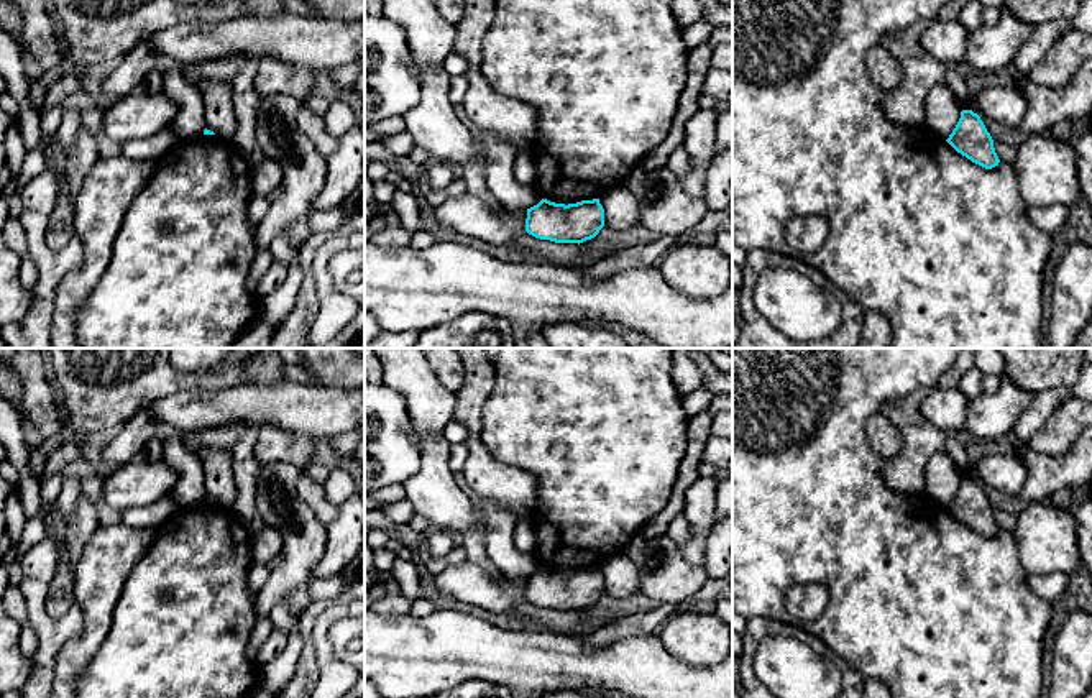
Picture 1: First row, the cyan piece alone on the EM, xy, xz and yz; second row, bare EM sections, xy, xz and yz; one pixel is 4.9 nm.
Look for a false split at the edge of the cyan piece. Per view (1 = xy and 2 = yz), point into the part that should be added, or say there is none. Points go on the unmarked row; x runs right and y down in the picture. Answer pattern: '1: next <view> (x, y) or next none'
1: next none
2: next none

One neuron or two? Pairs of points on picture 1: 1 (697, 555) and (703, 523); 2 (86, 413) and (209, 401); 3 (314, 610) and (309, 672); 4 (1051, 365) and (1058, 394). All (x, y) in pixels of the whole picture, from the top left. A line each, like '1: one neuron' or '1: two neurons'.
1: one neuron
2: two neurons
3: one neuron
4: two neurons

